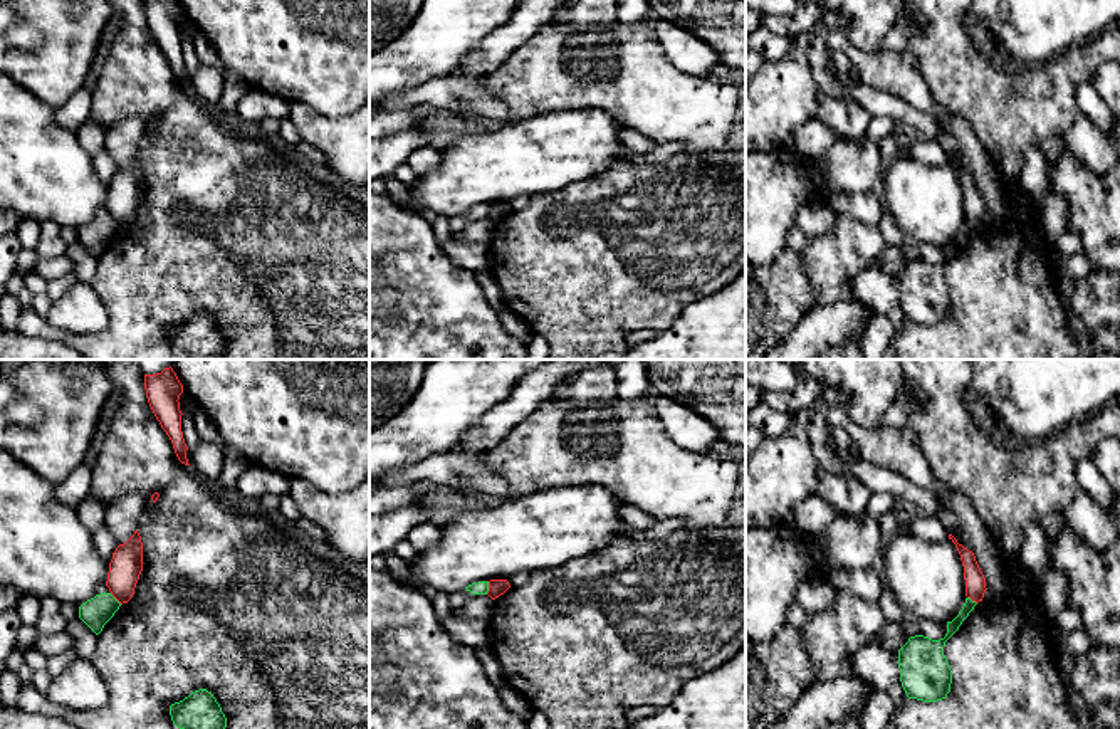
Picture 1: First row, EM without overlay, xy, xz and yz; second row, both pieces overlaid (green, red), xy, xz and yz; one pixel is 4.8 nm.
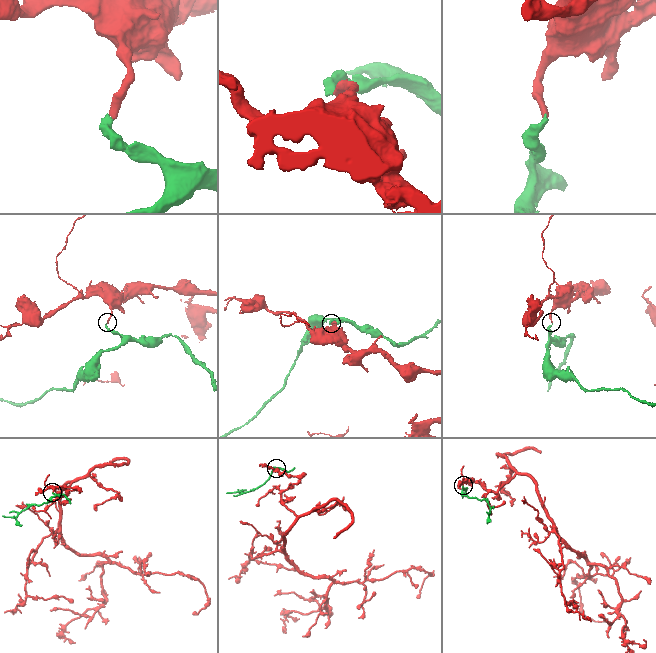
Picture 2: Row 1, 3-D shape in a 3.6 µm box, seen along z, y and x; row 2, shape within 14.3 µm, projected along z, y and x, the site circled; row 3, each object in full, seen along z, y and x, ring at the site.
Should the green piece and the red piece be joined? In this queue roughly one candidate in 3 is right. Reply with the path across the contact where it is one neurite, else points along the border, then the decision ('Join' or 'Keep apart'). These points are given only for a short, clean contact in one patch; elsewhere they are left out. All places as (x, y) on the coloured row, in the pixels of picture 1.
Boundary: xz (489, 582), (486, 593). Keep apart

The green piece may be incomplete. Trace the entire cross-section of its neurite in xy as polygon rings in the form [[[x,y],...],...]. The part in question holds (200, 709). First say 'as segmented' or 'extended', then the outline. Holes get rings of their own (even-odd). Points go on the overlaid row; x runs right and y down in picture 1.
as segmented; [[[207,689],[191,692],[170,705],[170,716],[180,729],[225,729],[227,717],[220,704]]]

